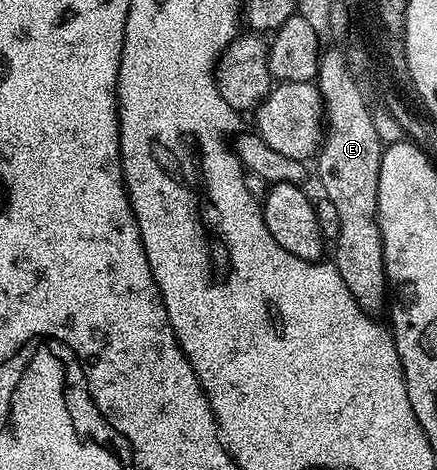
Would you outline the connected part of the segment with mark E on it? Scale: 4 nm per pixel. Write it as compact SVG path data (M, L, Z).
M330 47L325 48L320 54L320 69L314 78L314 84L320 88L320 98L324 101L324 119L326 128L324 131L324 139L320 143L320 152L315 158L316 173L320 176L320 185L323 196L330 199L330 203L334 203L334 207L338 210L338 216L342 218L342 228L338 230L338 239L334 243L336 249L336 265L334 265L334 272L342 275L342 283L346 283L346 287L350 287L350 295L354 295L354 299L361 305L364 310L370 314L379 314L380 308L385 308L386 298L389 296L390 290L388 287L388 276L384 270L384 252L382 251L382 235L378 227L378 171L382 163L382 155L384 154L386 145L385 142L380 142L380 133L376 130L376 121L372 118L372 113L368 110L368 101L364 98L364 93L360 90L362 88L361 82L358 80L356 73L353 72L351 66L348 65L343 52L339 48Z

